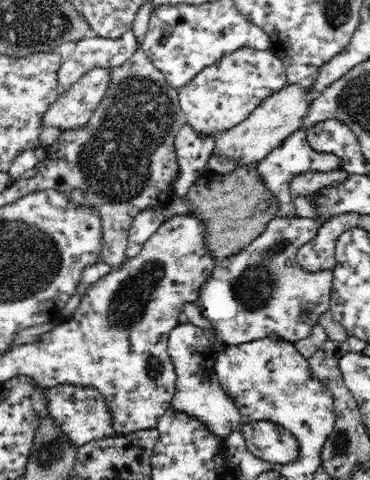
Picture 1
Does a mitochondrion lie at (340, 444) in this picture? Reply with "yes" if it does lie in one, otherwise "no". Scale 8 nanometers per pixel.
yes

